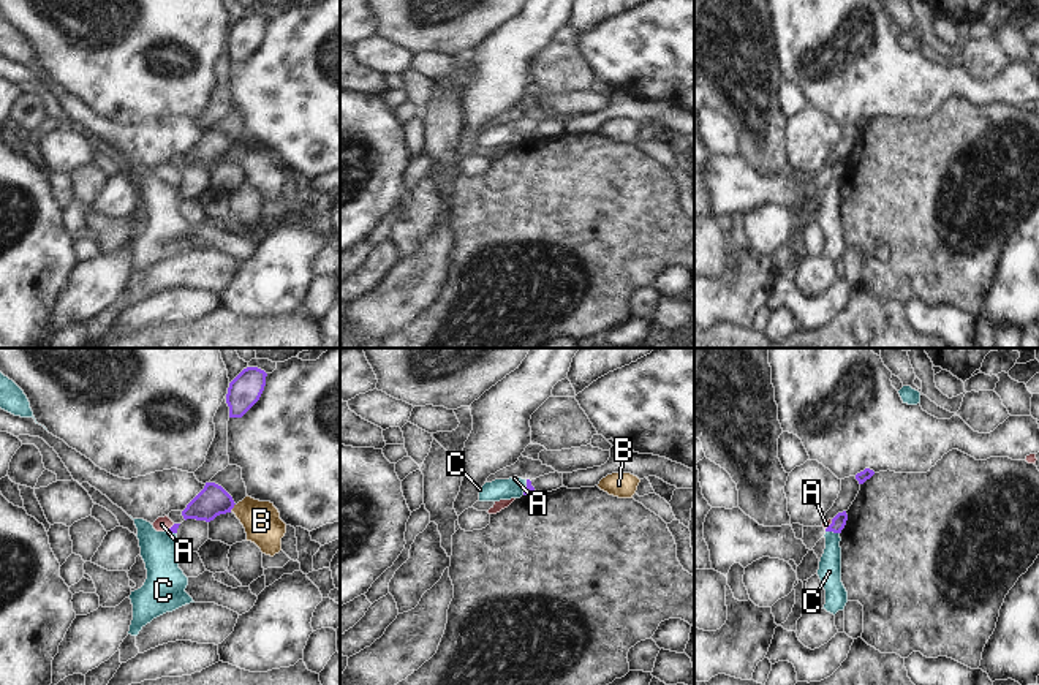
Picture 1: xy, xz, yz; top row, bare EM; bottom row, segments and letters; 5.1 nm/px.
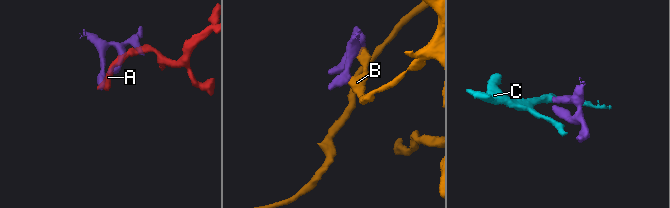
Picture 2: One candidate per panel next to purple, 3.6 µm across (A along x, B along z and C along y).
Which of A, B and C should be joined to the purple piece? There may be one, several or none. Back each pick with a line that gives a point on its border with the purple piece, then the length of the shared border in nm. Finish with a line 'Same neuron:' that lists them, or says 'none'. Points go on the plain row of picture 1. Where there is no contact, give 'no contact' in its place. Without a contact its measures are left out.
Same neuron: none

